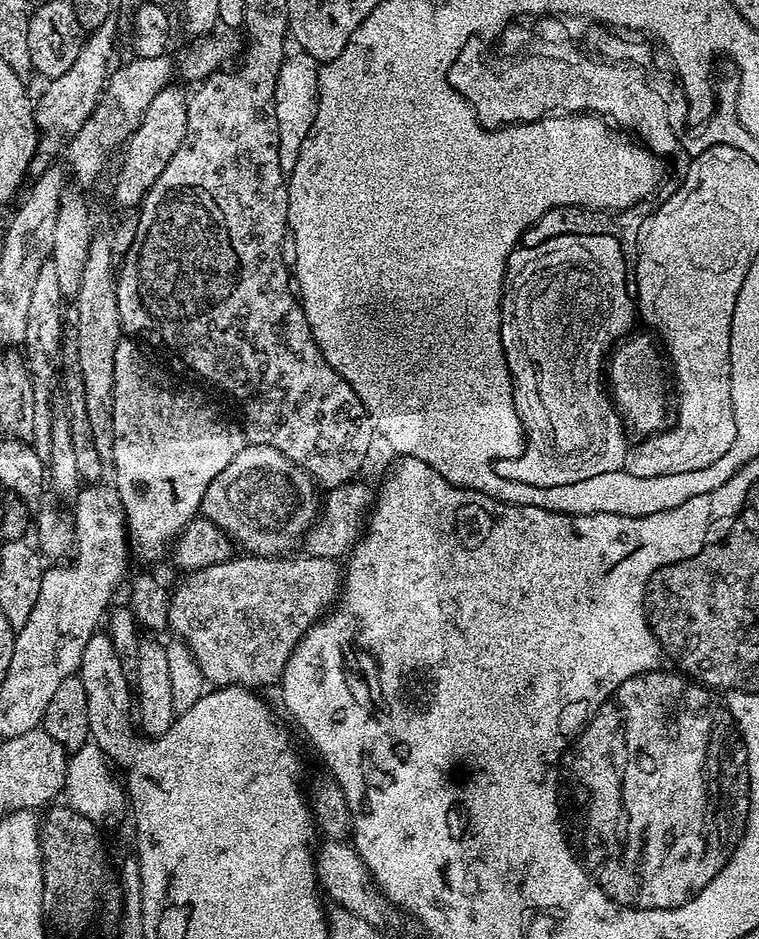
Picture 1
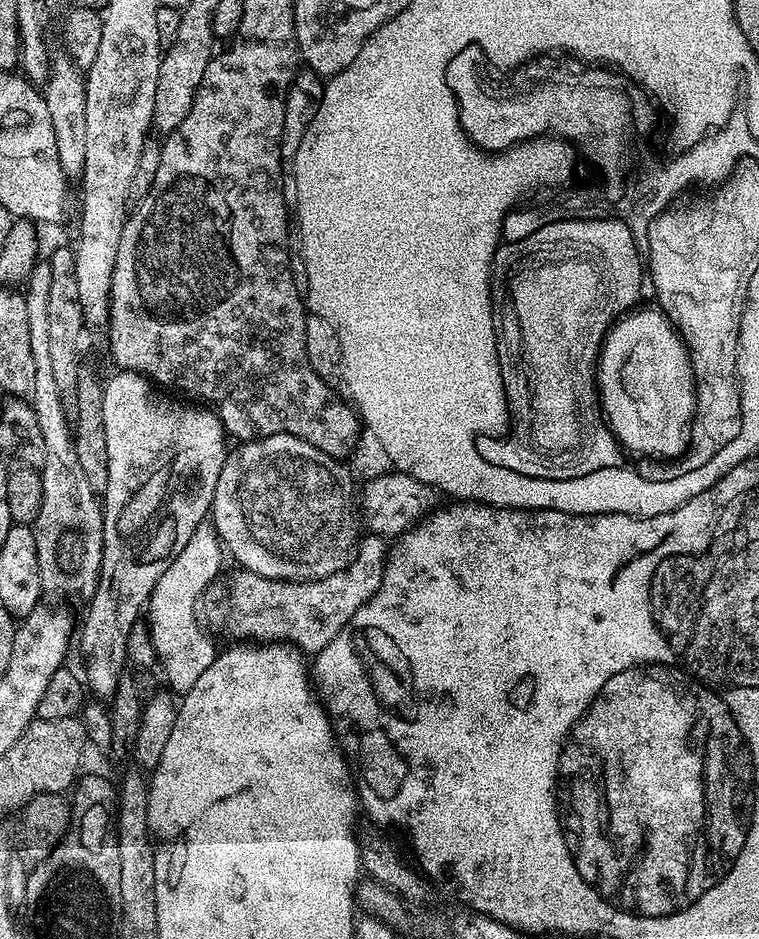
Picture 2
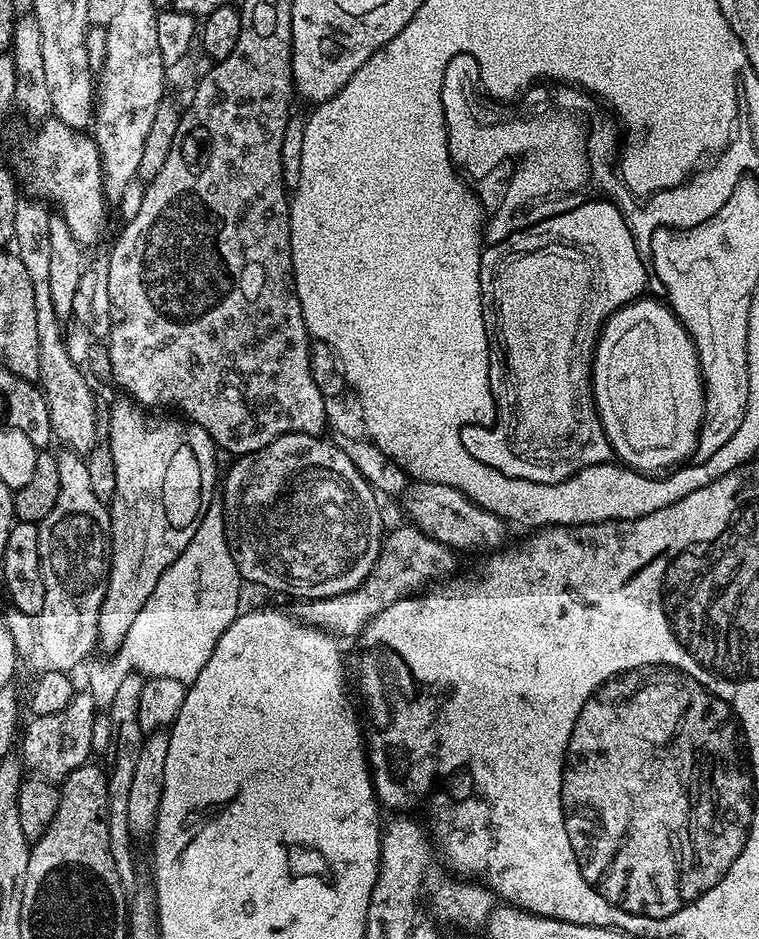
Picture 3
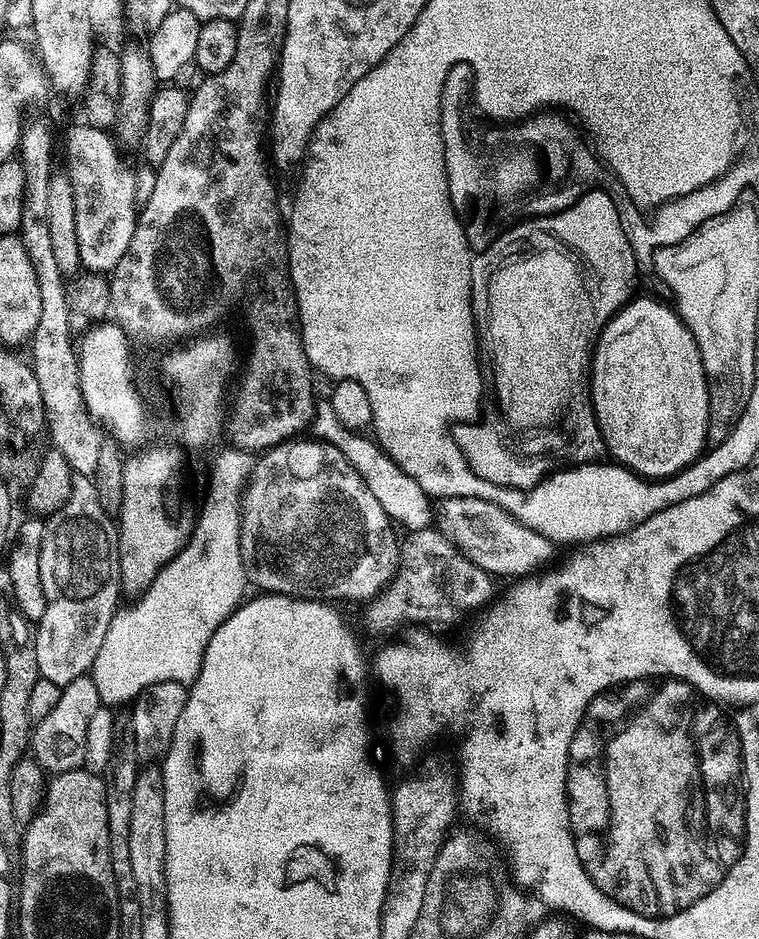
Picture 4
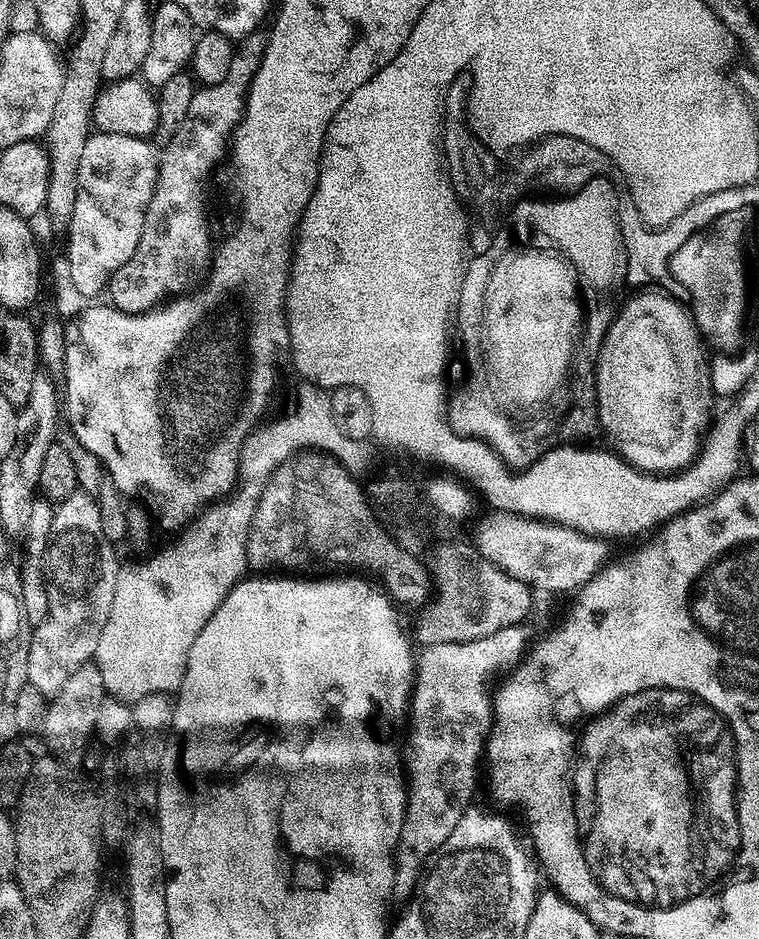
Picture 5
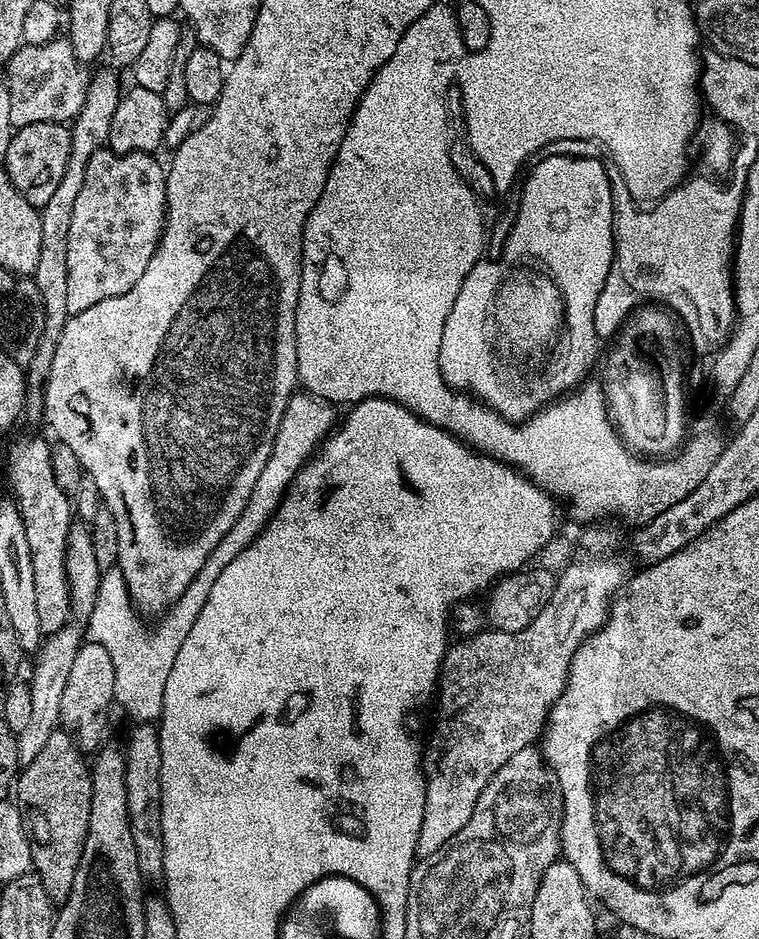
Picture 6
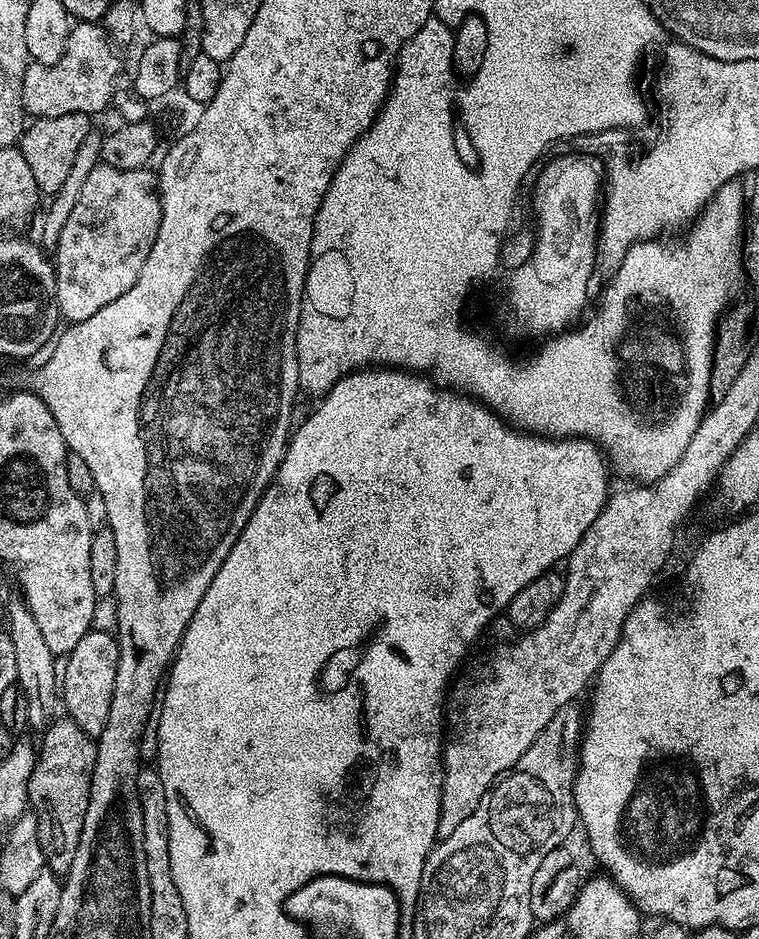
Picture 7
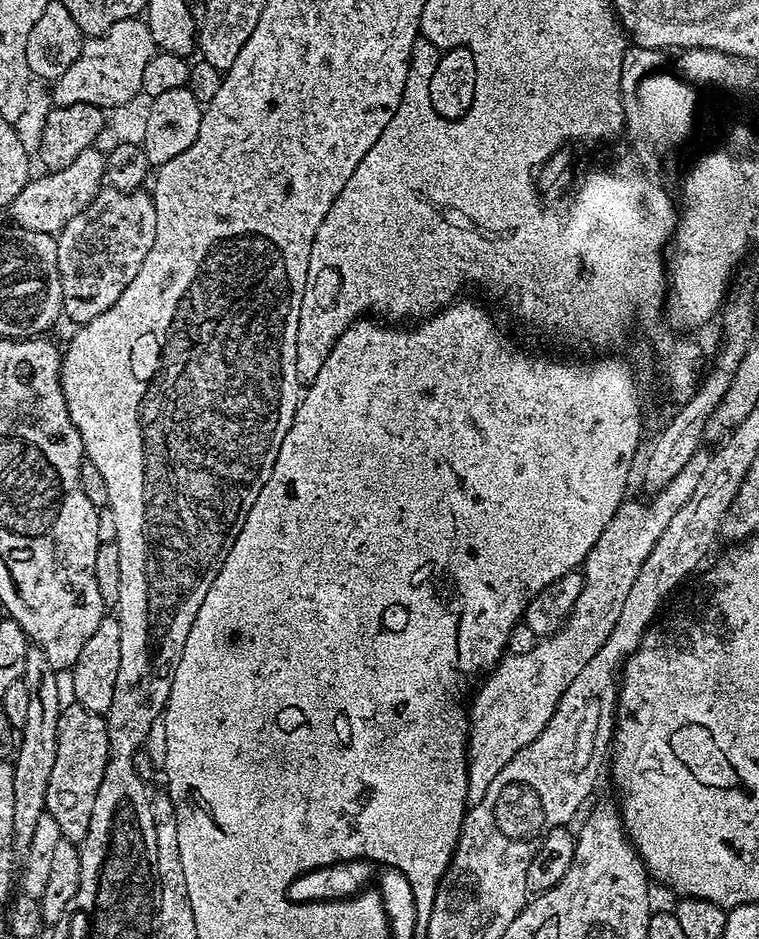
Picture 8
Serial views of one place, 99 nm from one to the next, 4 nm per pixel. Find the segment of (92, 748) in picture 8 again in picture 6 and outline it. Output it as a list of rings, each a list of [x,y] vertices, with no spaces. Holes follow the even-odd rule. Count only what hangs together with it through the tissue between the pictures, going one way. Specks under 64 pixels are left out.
[[[58,730],[50,734],[34,762],[21,767],[14,785],[14,800],[23,811],[30,840],[31,871],[46,886],[46,894],[54,902],[67,900],[74,886],[74,874],[90,826],[92,774],[83,755],[75,738]]]

